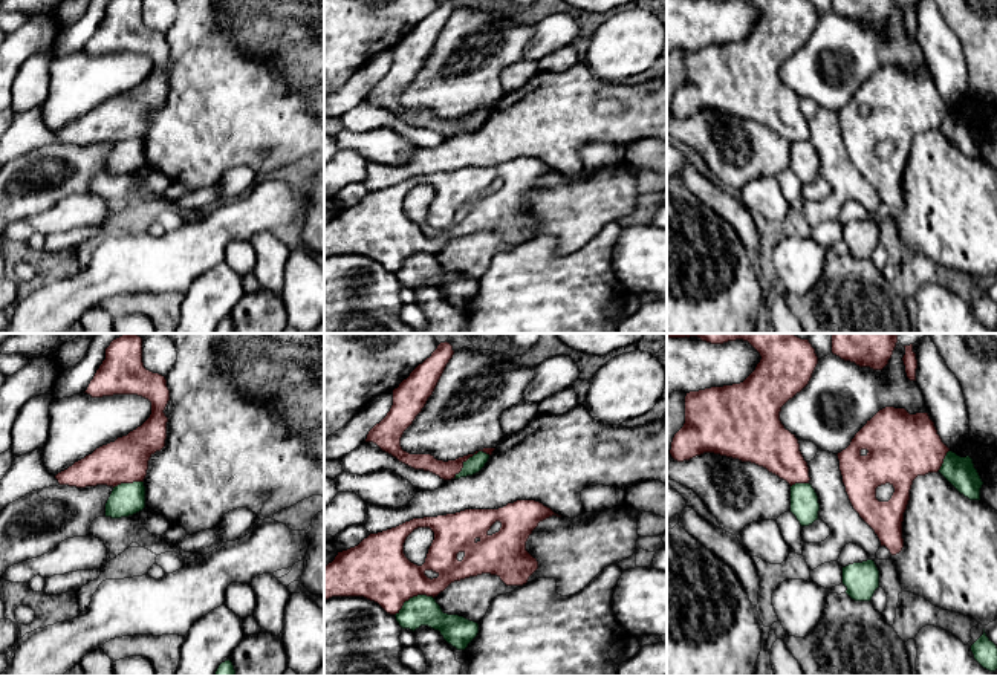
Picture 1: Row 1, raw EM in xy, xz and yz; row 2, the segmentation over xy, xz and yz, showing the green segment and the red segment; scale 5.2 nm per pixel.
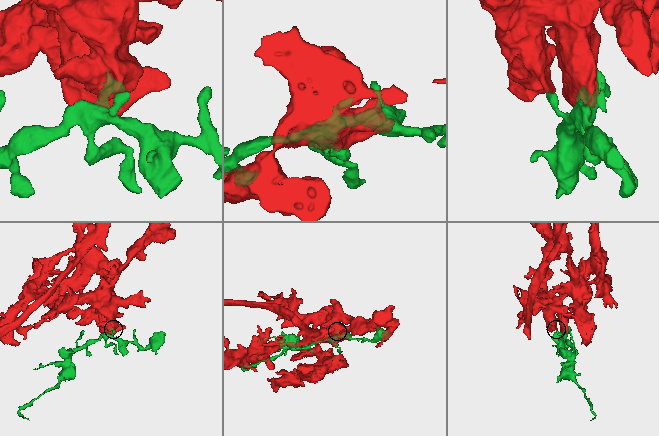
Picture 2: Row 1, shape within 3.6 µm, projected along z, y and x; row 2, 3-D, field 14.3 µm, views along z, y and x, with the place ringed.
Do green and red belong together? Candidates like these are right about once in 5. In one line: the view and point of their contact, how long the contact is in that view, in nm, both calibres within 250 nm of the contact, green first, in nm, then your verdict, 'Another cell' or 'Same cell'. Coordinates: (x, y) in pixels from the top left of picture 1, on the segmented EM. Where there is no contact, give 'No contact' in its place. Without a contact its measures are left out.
Touches green at xz (470, 458). Shared border 240 nm. Thickness 90 nm (green) against 100 nm. Another cell

